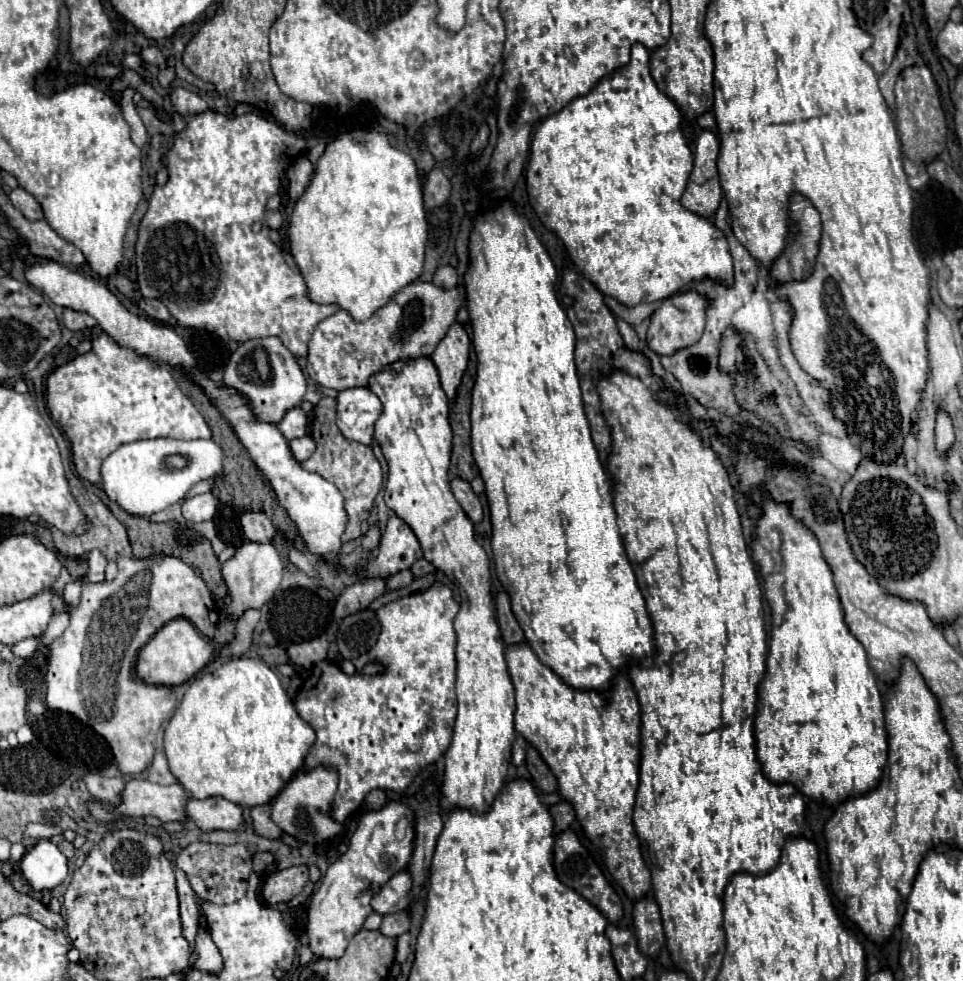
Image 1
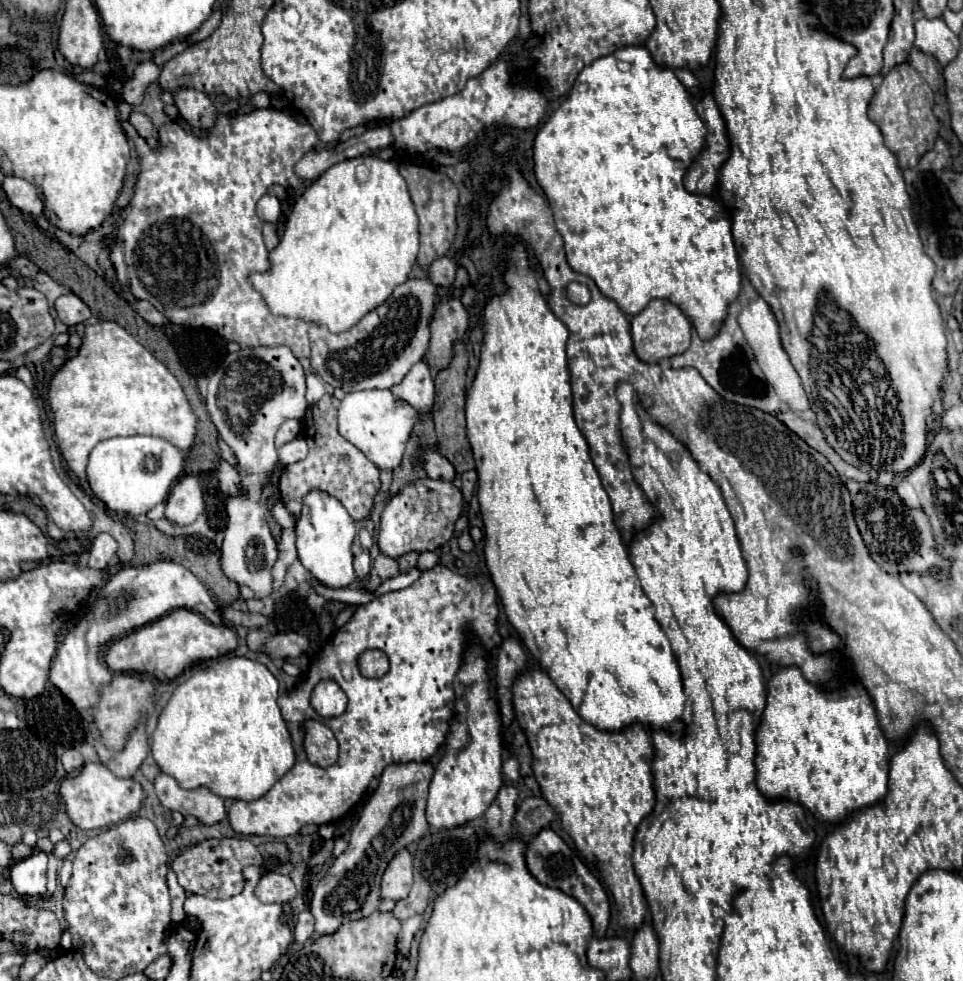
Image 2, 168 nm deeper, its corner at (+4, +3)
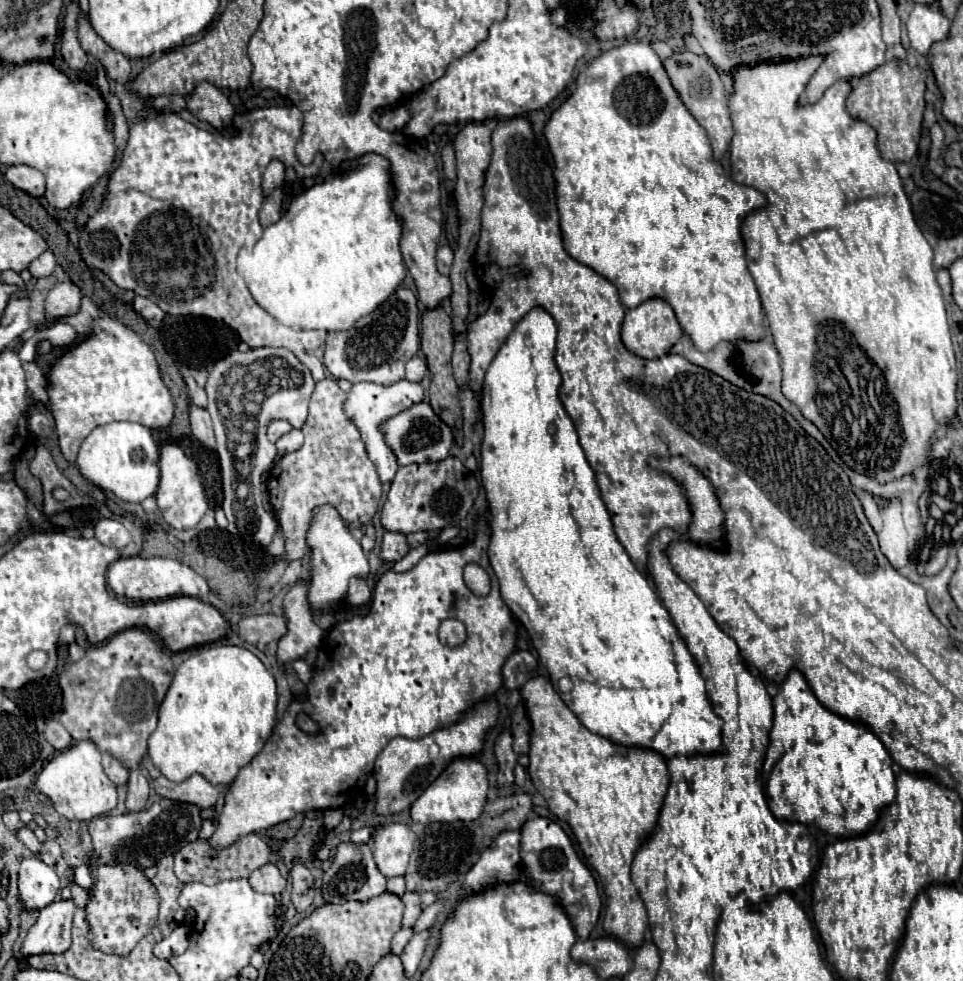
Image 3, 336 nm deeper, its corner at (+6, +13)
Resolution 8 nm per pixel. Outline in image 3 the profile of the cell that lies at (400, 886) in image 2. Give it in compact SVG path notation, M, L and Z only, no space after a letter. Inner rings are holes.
M382 825L374 835L374 859L384 877L404 877L416 833L408 825Z

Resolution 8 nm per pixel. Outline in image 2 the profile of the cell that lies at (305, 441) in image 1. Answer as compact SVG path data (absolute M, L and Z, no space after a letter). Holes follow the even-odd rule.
M296 437L290 443L286 443L284 447L280 447L278 455L280 455L282 465L290 465L290 463L296 463L308 455L308 445L306 445L304 437Z

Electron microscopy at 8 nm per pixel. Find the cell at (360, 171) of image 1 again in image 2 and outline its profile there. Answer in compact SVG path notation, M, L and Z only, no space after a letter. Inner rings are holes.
M364 155L336 163L312 181L286 219L286 231L280 243L268 255L270 267L264 273L250 273L248 281L262 295L274 315L296 317L306 323L326 327L332 333L342 333L354 327L368 311L382 305L392 295L394 287L408 279L408 273L416 263L416 255L418 215L404 177L398 173L394 163ZM358 163L366 163L370 167L370 179L366 183L358 183L354 179Z

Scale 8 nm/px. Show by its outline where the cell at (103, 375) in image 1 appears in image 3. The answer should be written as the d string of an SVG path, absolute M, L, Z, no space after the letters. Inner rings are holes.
M102 315L94 319L90 325L90 335L82 343L66 351L56 361L56 365L52 367L48 375L46 391L50 397L52 415L56 421L60 449L62 449L62 455L70 463L76 461L82 441L98 425L106 425L112 421L134 421L150 429L164 429L174 419L174 399L170 395L170 389L162 381L162 373L160 373L154 351L148 347L148 343L138 333L134 333L130 327L126 327L116 317L110 317L110 315Z

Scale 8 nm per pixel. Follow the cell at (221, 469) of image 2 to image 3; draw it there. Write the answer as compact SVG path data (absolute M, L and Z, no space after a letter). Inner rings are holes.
M192 405L190 407L190 425L192 425L192 433L194 437L210 451L216 451L216 439L214 439L214 431L212 431L212 421L208 411Z

